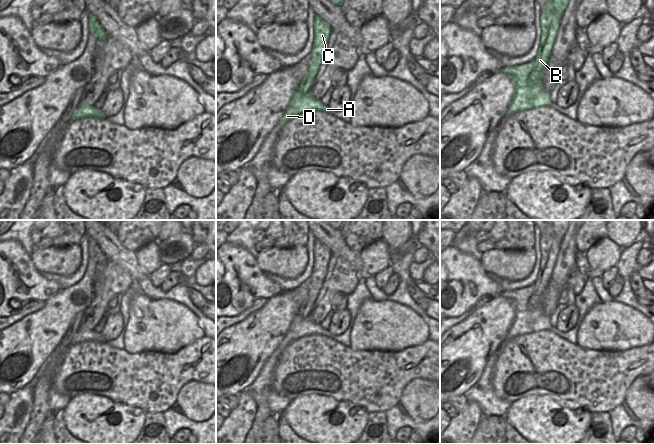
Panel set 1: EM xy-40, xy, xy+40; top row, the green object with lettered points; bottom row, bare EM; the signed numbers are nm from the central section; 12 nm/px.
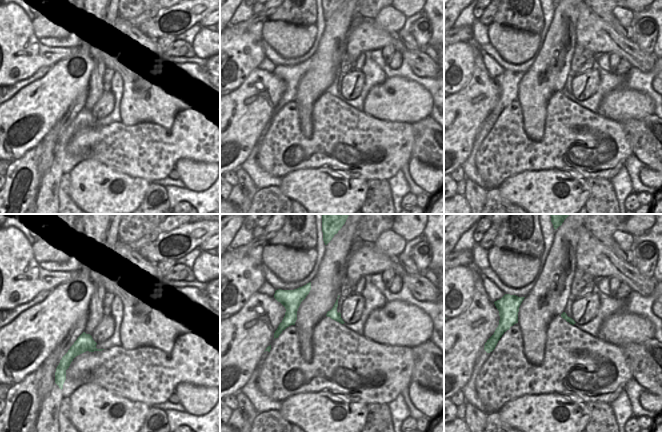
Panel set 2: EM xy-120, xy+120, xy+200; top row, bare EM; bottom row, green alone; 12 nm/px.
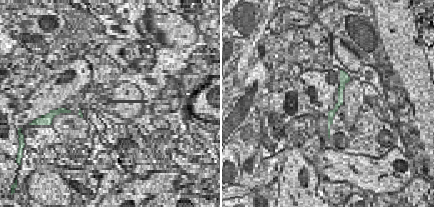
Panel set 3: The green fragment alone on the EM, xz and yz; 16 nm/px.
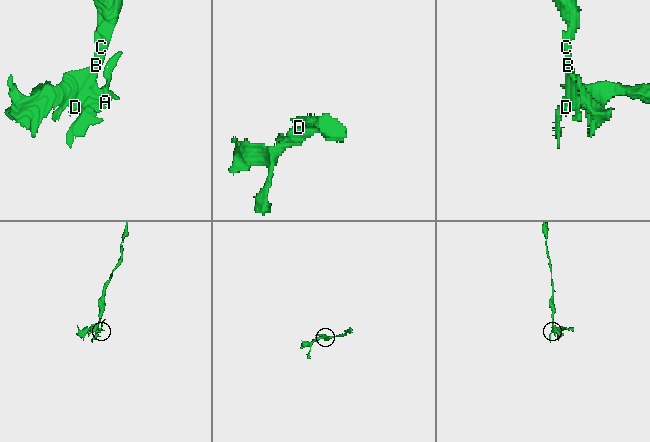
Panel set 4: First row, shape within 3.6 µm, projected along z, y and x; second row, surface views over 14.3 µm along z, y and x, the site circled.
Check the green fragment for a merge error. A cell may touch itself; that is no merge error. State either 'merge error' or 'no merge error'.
merge error

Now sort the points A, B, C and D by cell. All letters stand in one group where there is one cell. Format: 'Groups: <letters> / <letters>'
Groups: A D / B C.

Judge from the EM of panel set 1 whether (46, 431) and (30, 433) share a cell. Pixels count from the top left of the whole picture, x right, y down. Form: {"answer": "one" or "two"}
{"answer": "two"}

